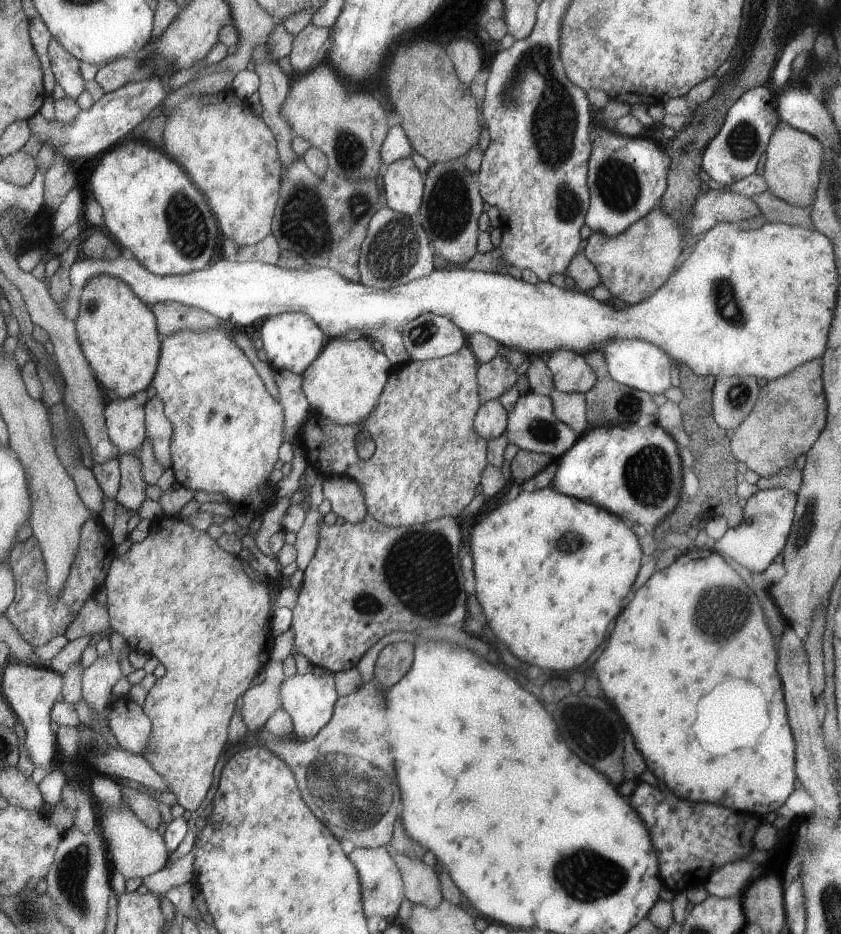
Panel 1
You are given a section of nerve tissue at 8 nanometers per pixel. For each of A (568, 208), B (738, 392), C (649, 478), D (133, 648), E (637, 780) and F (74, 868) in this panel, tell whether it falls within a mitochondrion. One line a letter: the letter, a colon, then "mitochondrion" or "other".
A: mitochondrion
B: mitochondrion
C: mitochondrion
D: other
E: other
F: mitochondrion

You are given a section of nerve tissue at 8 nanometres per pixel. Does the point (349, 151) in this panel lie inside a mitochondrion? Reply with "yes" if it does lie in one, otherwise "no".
yes

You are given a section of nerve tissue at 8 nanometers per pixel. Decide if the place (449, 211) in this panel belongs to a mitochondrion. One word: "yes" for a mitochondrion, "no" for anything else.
yes

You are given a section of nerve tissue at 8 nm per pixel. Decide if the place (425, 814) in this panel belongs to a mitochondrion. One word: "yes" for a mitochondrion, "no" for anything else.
no

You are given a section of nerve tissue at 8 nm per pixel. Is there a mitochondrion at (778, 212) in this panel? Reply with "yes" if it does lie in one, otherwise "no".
no

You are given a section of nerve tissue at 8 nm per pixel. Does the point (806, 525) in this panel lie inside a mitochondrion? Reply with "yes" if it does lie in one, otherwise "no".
yes

